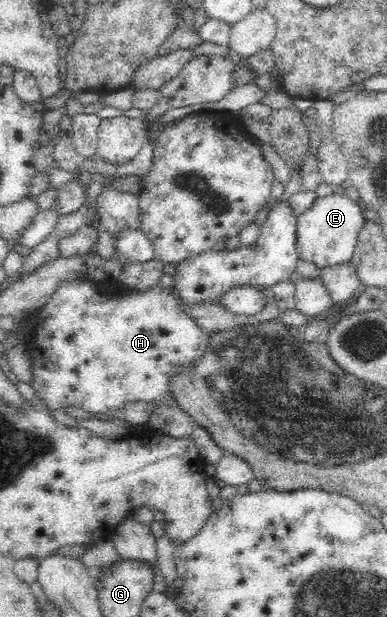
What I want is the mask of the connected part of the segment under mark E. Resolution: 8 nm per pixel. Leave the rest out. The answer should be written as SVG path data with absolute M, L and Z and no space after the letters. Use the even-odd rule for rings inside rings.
M342 193L314 197L312 206L295 218L295 245L299 262L322 269L350 261L358 231L366 220L362 217L360 207L359 202L354 202Z

